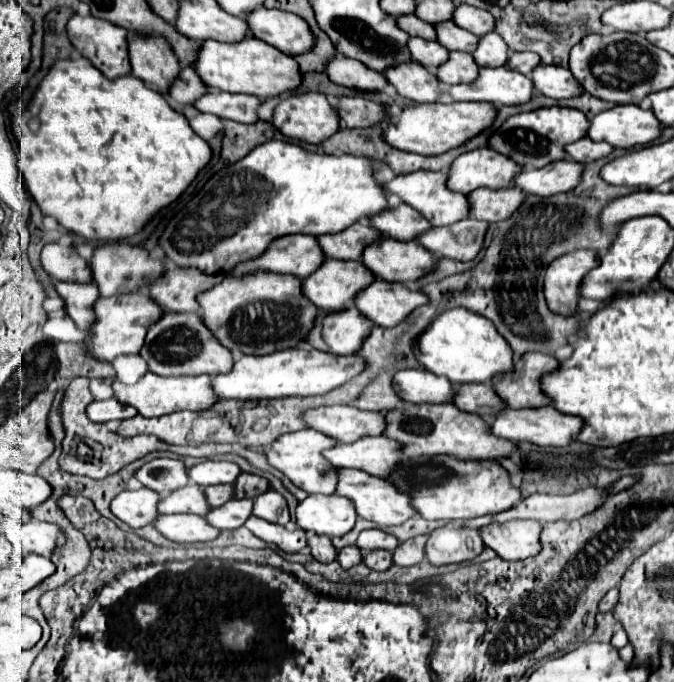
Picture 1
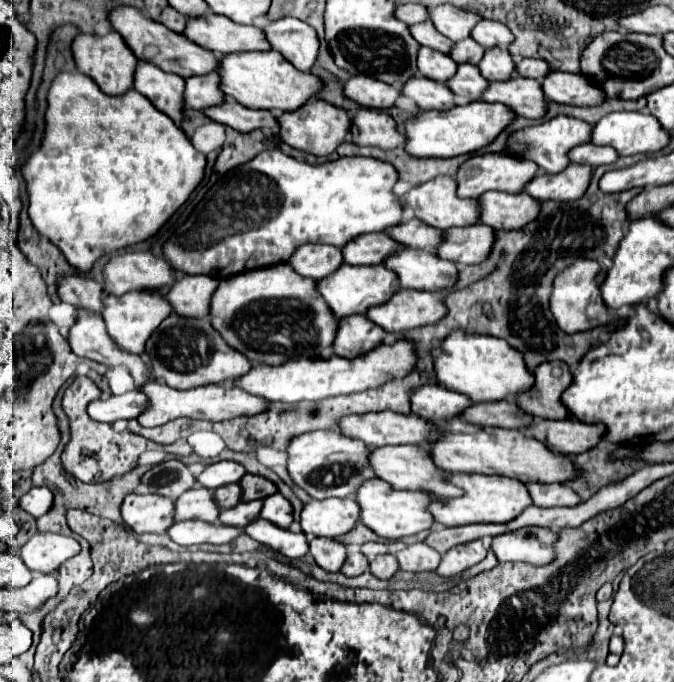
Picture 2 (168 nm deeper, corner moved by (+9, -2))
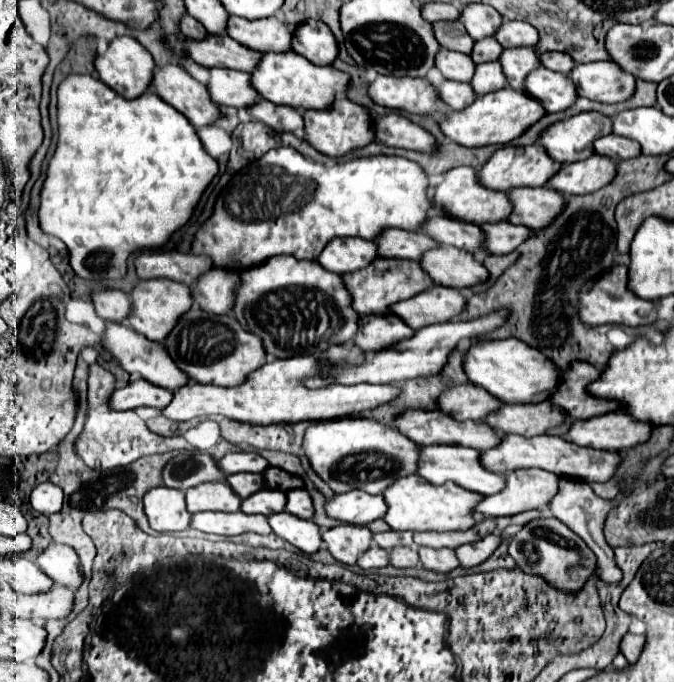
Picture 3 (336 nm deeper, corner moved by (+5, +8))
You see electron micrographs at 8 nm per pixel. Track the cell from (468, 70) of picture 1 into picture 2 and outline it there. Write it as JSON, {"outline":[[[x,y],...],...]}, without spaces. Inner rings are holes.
{"outline":[[[459,63],[457,73],[451,79],[447,79],[447,87],[455,93],[455,105],[463,106],[481,97],[481,91],[487,87],[487,79],[481,77],[475,65]]]}

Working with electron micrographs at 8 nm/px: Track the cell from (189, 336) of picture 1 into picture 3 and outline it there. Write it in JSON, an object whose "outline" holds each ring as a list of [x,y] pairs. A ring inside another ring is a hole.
{"outline":[[[193,305],[169,333],[165,347],[179,369],[183,369],[197,383],[211,383],[221,387],[241,385],[249,373],[265,365],[263,341],[253,333],[243,331],[233,315],[213,315]]]}

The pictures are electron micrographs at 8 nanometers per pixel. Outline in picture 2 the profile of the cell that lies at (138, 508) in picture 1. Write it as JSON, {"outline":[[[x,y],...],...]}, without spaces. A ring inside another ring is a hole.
{"outline":[[[127,495],[121,517],[135,533],[161,533],[173,525],[173,501],[161,495]]]}

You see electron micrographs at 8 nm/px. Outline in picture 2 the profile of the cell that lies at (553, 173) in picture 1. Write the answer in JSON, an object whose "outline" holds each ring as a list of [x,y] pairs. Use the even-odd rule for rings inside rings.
{"outline":[[[571,163],[567,169],[559,173],[539,173],[527,185],[525,191],[537,201],[575,201],[579,199],[591,179],[589,165],[575,165]]]}

